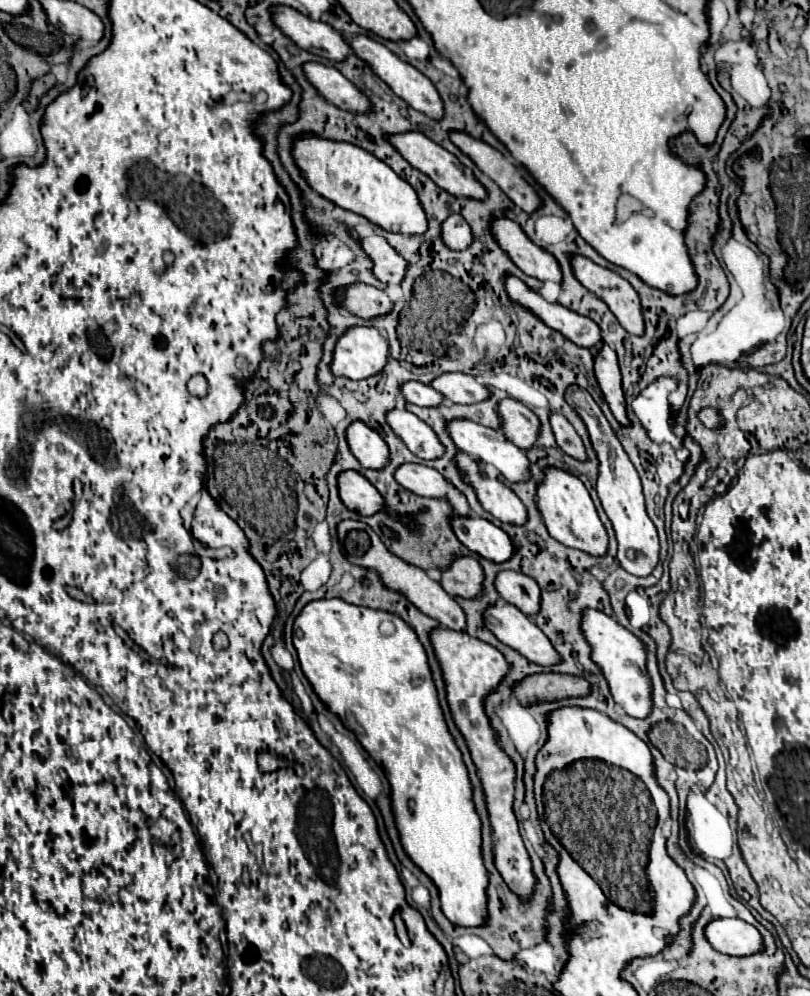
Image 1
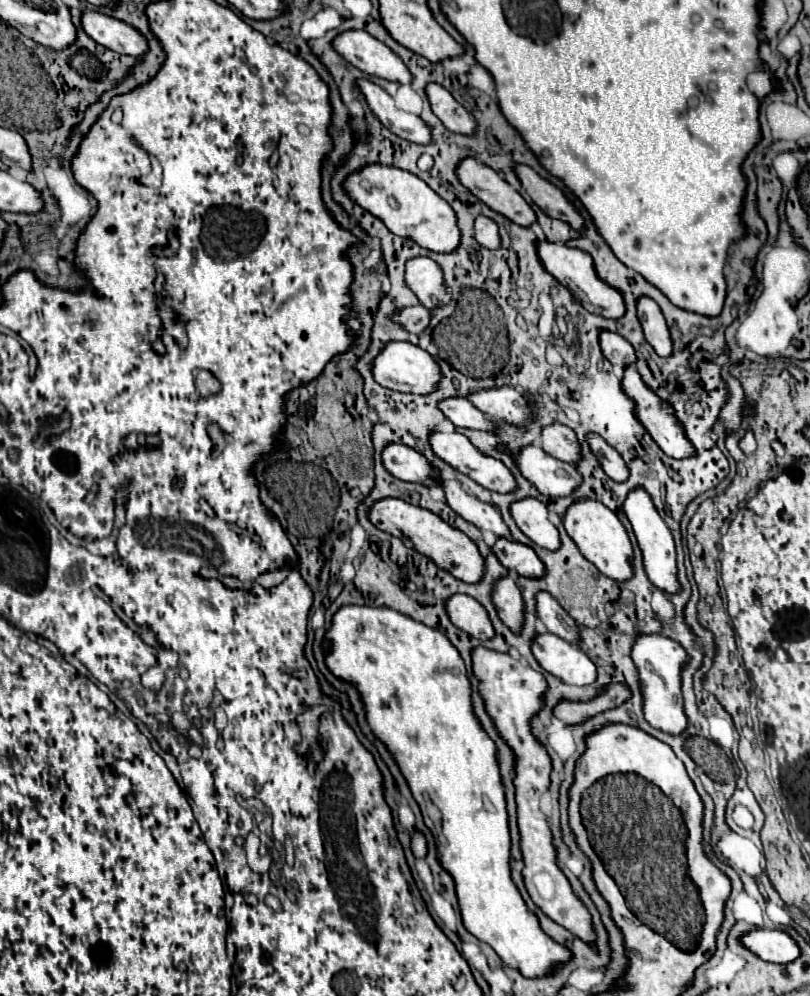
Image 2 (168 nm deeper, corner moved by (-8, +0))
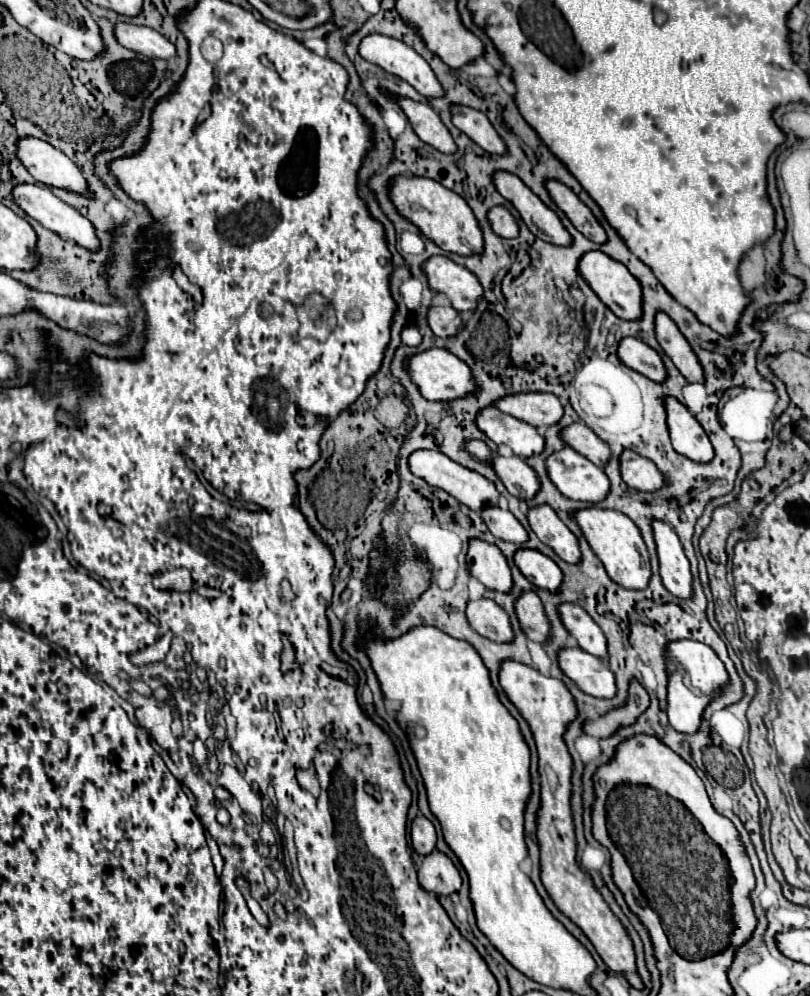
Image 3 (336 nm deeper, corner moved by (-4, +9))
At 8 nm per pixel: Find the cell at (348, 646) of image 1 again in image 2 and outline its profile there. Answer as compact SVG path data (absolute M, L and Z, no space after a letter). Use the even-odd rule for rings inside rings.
M342 606L332 616L326 638L330 642L328 656L324 656L326 668L336 678L352 684L358 690L366 712L366 722L372 734L382 740L394 756L414 800L422 810L422 818L430 818L426 814L422 792L428 792L430 800L442 814L444 840L438 842L438 860L454 878L464 928L478 940L490 944L508 966L520 970L528 978L544 976L554 964L566 962L570 952L540 930L538 918L526 908L518 888L510 878L508 814L504 788L494 758L496 746L484 734L472 712L470 684L458 650L438 630L432 630L430 626L414 622L400 612L382 606Z

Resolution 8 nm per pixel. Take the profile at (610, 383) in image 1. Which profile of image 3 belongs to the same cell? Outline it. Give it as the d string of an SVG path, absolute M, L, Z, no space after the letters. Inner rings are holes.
M674 397L666 399L666 411L672 447L696 463L712 461L714 447L696 417L690 415L690 411Z

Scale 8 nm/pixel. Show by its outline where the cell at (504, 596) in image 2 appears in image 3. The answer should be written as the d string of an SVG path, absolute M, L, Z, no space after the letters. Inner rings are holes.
M532 591L524 593L522 599L516 601L516 613L518 613L522 629L526 631L530 641L536 641L540 645L550 641L552 625L550 625L550 619L546 617L544 605L536 593L532 593Z

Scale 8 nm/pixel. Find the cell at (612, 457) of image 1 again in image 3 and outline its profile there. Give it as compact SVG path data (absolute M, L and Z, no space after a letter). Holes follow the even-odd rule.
M654 521L654 537L658 545L660 577L664 587L676 597L692 597L692 573L690 561L684 555L682 543L668 523Z

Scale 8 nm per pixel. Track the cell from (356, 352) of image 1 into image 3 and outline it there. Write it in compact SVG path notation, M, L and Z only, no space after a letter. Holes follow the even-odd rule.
M428 349L422 351L414 357L408 359L408 371L412 373L416 385L420 387L420 393L428 399L428 401L442 401L442 403L452 403L456 399L468 397L472 393L478 391L476 379L472 377L472 369L460 361L456 355L452 355L448 349Z

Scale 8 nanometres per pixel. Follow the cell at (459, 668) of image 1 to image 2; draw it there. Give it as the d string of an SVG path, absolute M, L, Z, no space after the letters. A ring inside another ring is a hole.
M484 646L472 648L472 672L478 680L478 692L484 700L484 708L492 718L498 734L506 740L514 754L514 788L516 788L516 810L518 810L518 832L520 832L520 852L524 860L522 878L532 902L554 922L568 928L582 940L594 940L590 928L590 914L584 904L574 896L570 882L556 864L552 834L546 816L538 810L540 796L548 790L550 758L544 746L530 734L530 718L542 706L542 692L546 690L546 680L540 672L532 670L530 664L514 654L496 652Z

